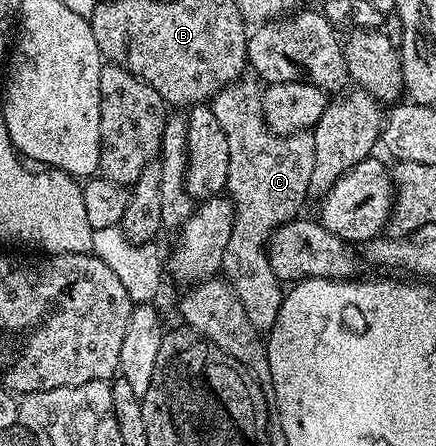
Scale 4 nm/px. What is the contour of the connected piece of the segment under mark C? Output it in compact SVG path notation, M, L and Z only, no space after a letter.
M237 79L225 85L210 102L218 124L222 131L226 131L226 148L230 151L230 175L226 193L232 202L232 230L220 267L223 280L231 285L242 307L246 309L246 315L250 315L250 323L256 330L267 331L274 327L285 295L282 283L274 275L274 271L270 271L268 237L282 223L293 220L299 214L296 212L303 207L304 200L310 197L310 174L314 172L314 139L308 131L283 135L272 132L262 115L261 86L255 80L244 80Z

